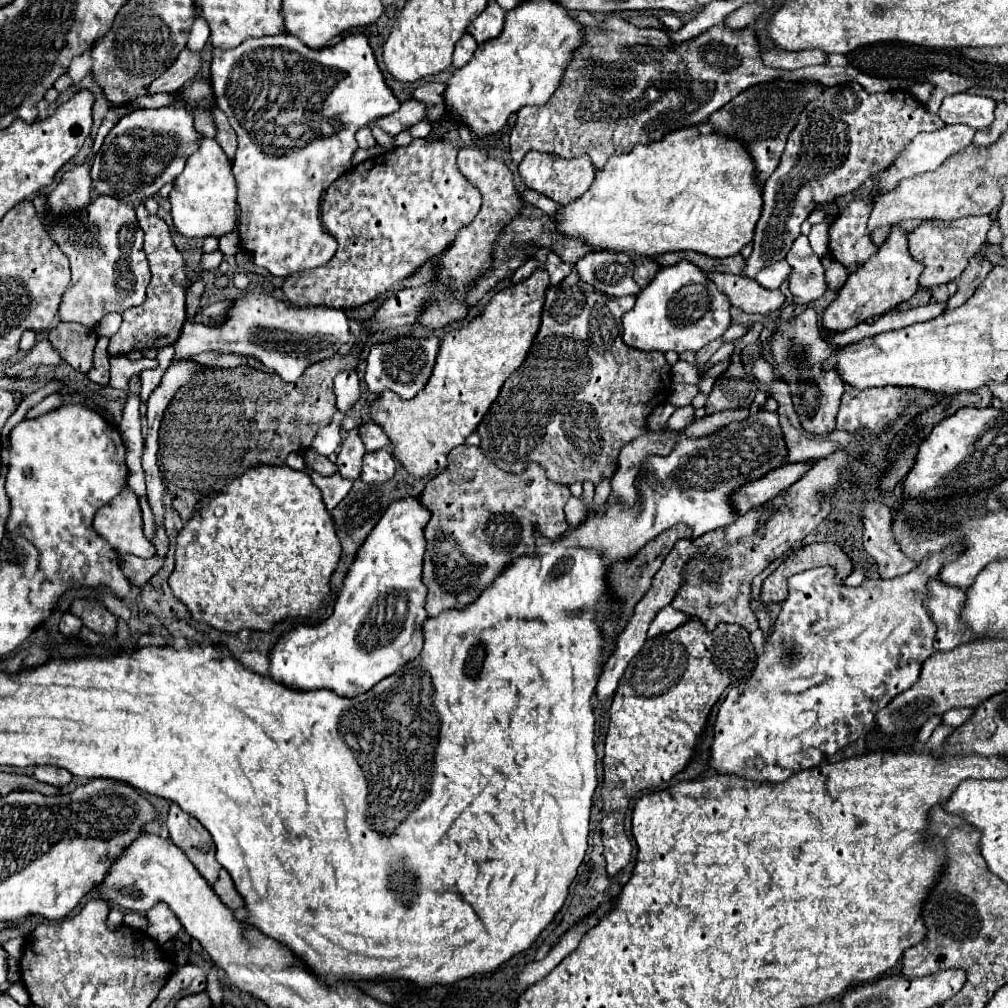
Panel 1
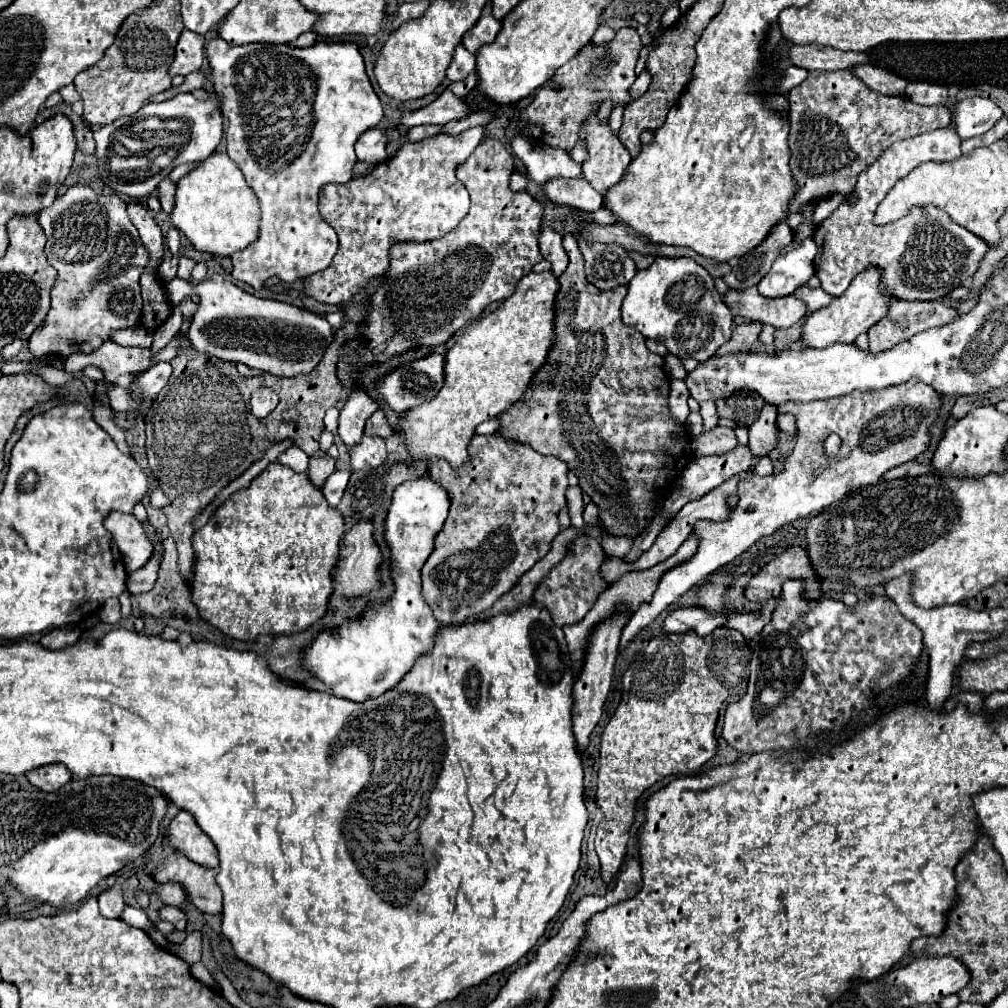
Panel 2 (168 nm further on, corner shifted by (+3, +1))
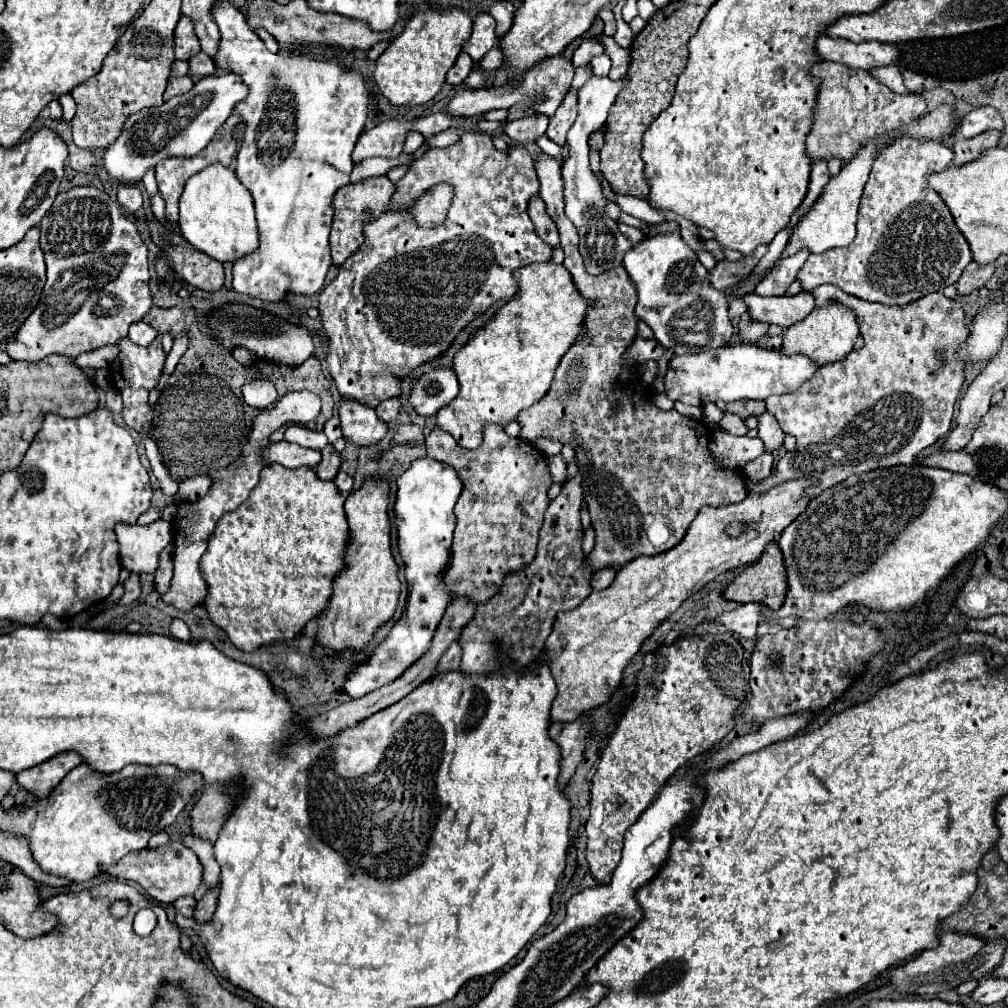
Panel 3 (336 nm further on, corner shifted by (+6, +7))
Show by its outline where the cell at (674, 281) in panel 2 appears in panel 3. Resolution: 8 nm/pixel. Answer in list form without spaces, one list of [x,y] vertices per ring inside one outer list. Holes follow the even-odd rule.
[[[655,235],[633,245],[625,255],[623,265],[639,297],[635,317],[653,329],[655,339],[663,347],[673,349],[675,355],[685,355],[721,347],[731,341],[733,327],[727,317],[727,297],[723,291],[711,287],[707,269],[681,235]]]

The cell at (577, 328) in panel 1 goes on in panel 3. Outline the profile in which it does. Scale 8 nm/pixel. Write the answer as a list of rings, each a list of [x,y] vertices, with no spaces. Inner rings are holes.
[[[541,155],[537,159],[535,169],[541,181],[539,197],[545,201],[549,217],[557,223],[557,229],[561,235],[561,249],[565,251],[563,265],[571,273],[577,291],[585,299],[589,299],[591,305],[589,305],[589,311],[585,313],[581,335],[563,355],[547,395],[539,399],[535,405],[531,405],[527,411],[519,413],[517,417],[519,425],[515,421],[509,421],[505,425],[505,431],[513,437],[519,435],[531,445],[535,445],[537,439],[545,437],[545,439],[559,441],[563,445],[573,447],[577,467],[583,471],[583,497],[591,515],[591,525],[595,527],[595,533],[597,533],[595,547],[589,553],[589,559],[593,559],[593,567],[597,569],[623,567],[625,563],[641,555],[657,555],[675,547],[683,539],[689,523],[695,519],[701,507],[705,505],[723,507],[723,505],[733,505],[733,503],[743,501],[747,497],[743,489],[745,477],[741,471],[719,471],[707,453],[711,431],[697,419],[683,417],[675,409],[661,411],[653,403],[653,391],[641,381],[637,367],[631,367],[625,363],[623,355],[637,337],[637,319],[633,315],[637,293],[631,279],[627,279],[629,275],[623,267],[617,267],[601,277],[591,277],[585,271],[583,259],[577,251],[577,245],[579,245],[577,229],[571,225],[571,221],[563,213],[561,163],[563,163],[561,159],[555,159],[549,155]],[[653,521],[663,521],[669,531],[669,539],[661,543],[661,547],[655,547],[647,537],[647,531],[653,525]]]

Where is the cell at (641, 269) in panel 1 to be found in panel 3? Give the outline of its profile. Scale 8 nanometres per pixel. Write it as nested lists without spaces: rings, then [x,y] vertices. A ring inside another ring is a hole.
[[[619,223],[619,231],[635,245],[635,243],[641,243],[643,239],[645,239],[645,235],[637,229],[637,227],[629,227],[629,225],[625,225],[625,223]]]

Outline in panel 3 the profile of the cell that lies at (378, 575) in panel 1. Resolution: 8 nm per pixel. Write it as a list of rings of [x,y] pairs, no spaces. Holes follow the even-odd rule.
[[[429,457],[413,461],[411,467],[397,477],[397,499],[393,513],[399,539],[397,545],[405,563],[405,579],[409,587],[407,609],[391,627],[385,641],[379,643],[365,661],[349,667],[343,683],[343,691],[349,697],[357,699],[369,691],[375,691],[377,687],[383,687],[385,683],[391,683],[397,679],[397,675],[401,675],[401,671],[405,671],[405,667],[415,663],[429,649],[433,633],[449,605],[449,593],[445,587],[441,587],[441,571],[449,561],[449,547],[455,527],[453,507],[461,491],[463,481],[457,477],[457,473],[453,473],[449,465]]]

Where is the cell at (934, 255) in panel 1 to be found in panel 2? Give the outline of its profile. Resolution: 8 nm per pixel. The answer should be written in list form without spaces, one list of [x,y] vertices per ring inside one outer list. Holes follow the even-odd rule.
[[[944,127],[896,141],[876,163],[860,173],[854,189],[858,197],[854,207],[844,201],[828,219],[816,225],[812,235],[818,245],[814,275],[820,279],[822,289],[834,297],[840,297],[858,273],[870,267],[880,267],[882,289],[890,297],[902,301],[934,301],[944,299],[954,287],[960,287],[968,277],[972,277],[988,251],[988,245],[984,245],[984,241],[968,229],[952,223],[942,209],[936,209],[934,205],[912,207],[900,221],[888,225],[874,223],[876,205],[898,179],[904,179],[922,163],[954,161],[960,155],[960,137],[956,129]]]

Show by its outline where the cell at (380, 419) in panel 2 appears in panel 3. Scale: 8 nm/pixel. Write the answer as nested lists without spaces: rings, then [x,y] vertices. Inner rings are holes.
[[[387,399],[387,401],[383,401],[383,403],[379,403],[377,407],[375,407],[375,411],[377,411],[377,417],[381,419],[381,421],[385,421],[385,423],[389,423],[389,421],[393,421],[395,417],[397,417],[397,413],[399,413],[399,409],[401,409],[401,403],[399,403],[399,399]]]

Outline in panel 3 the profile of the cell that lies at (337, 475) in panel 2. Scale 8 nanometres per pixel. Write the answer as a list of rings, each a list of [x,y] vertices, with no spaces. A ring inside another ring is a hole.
[[[339,471],[337,477],[333,479],[333,483],[335,483],[335,487],[339,489],[339,493],[341,493],[343,497],[347,497],[349,491],[351,491],[351,485],[353,485],[353,477],[345,471]]]

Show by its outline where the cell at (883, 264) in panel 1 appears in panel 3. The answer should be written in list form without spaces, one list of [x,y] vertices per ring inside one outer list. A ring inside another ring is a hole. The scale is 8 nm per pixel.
[[[833,301],[823,307],[815,307],[815,311],[805,317],[801,323],[795,323],[789,327],[783,335],[783,351],[785,353],[803,353],[811,355],[811,359],[817,359],[817,363],[833,363],[837,359],[843,359],[851,349],[855,339],[859,337],[859,323],[855,311],[849,307]]]

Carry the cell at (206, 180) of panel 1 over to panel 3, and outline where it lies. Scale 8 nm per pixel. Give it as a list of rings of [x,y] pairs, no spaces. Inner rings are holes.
[[[223,163],[205,167],[185,183],[179,201],[179,229],[195,249],[221,263],[235,261],[255,251],[255,247],[259,245],[251,191],[241,185],[241,181],[235,177],[235,171],[231,171]]]

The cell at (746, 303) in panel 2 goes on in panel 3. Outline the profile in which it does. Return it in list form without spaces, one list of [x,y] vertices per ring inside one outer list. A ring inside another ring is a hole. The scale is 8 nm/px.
[[[755,293],[741,297],[747,305],[747,313],[755,321],[775,323],[781,327],[791,327],[793,323],[805,319],[815,309],[815,299],[811,293],[797,293],[793,297],[761,297]]]

